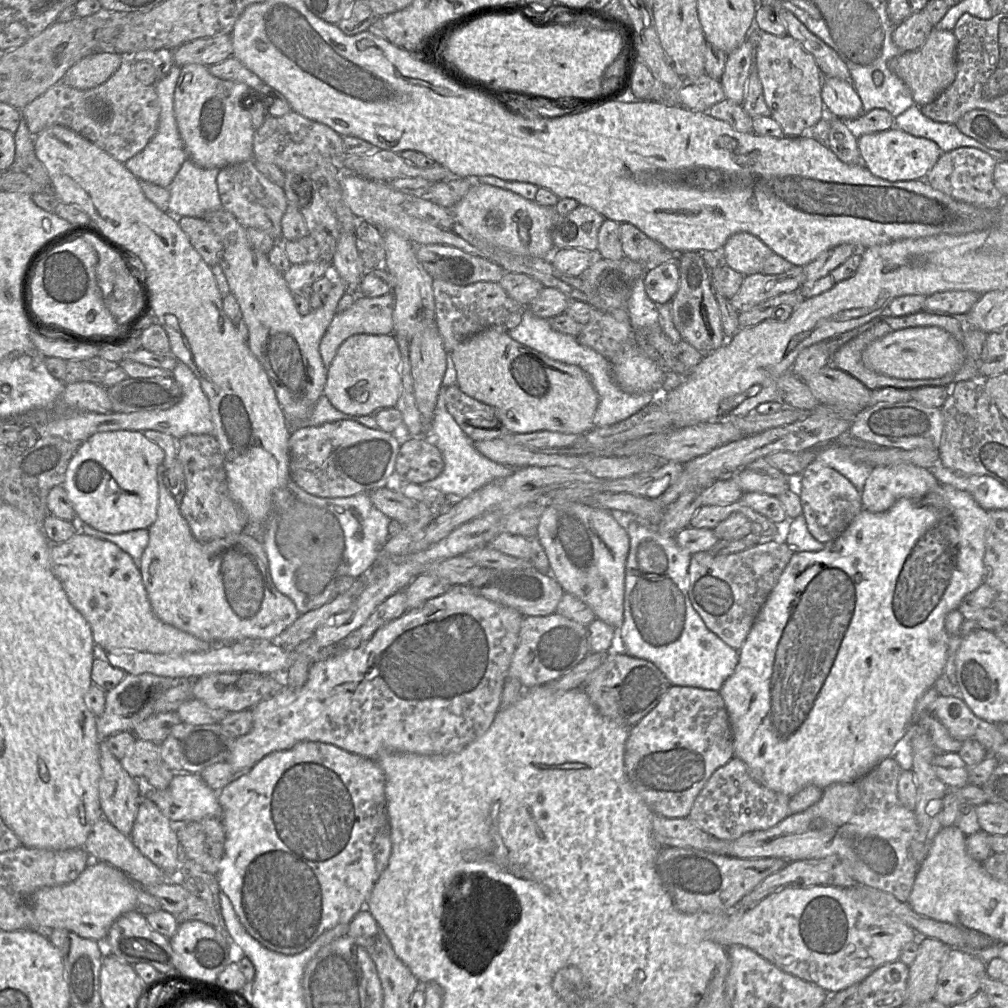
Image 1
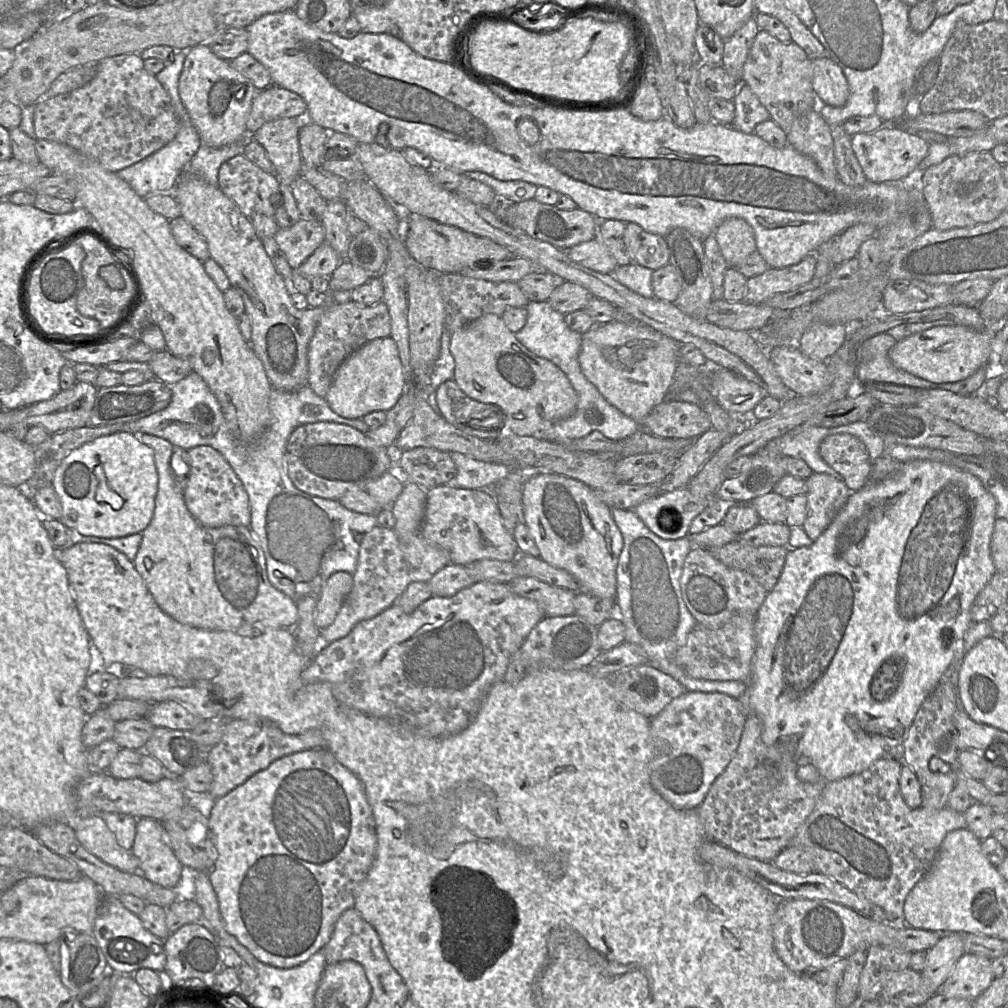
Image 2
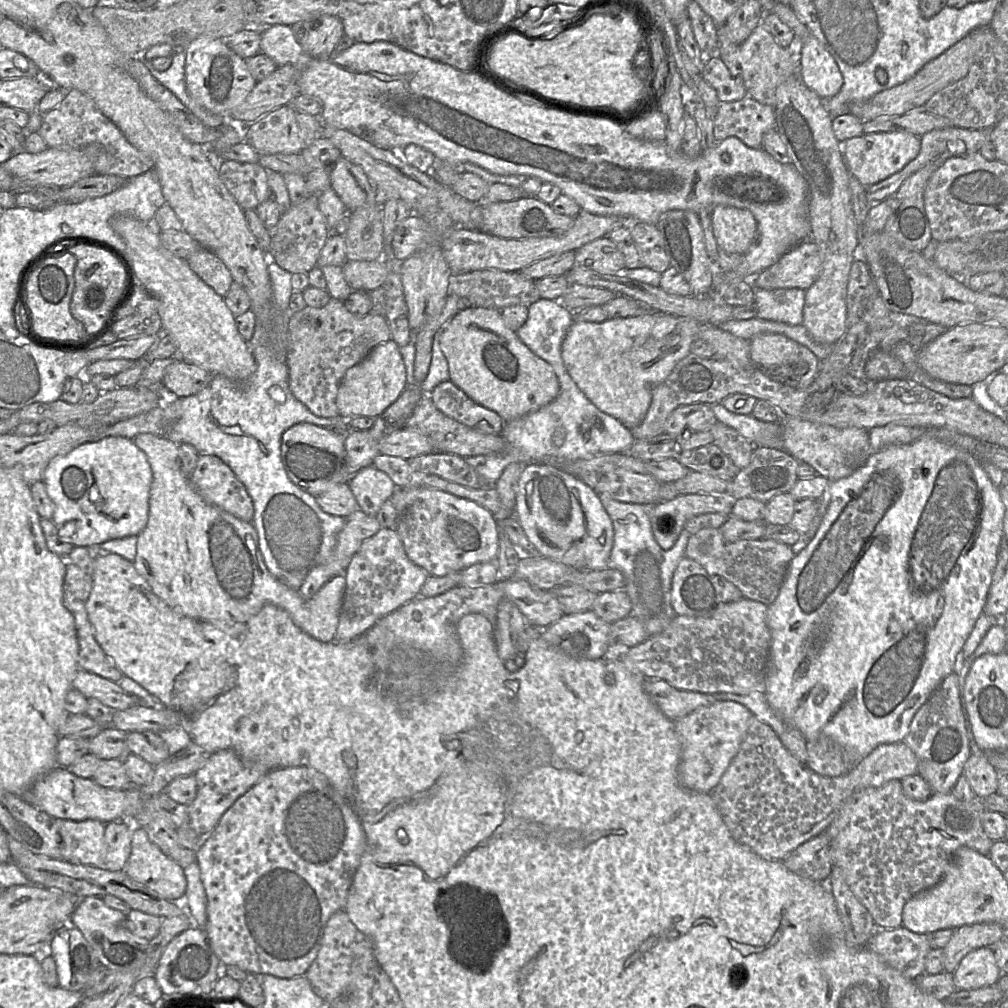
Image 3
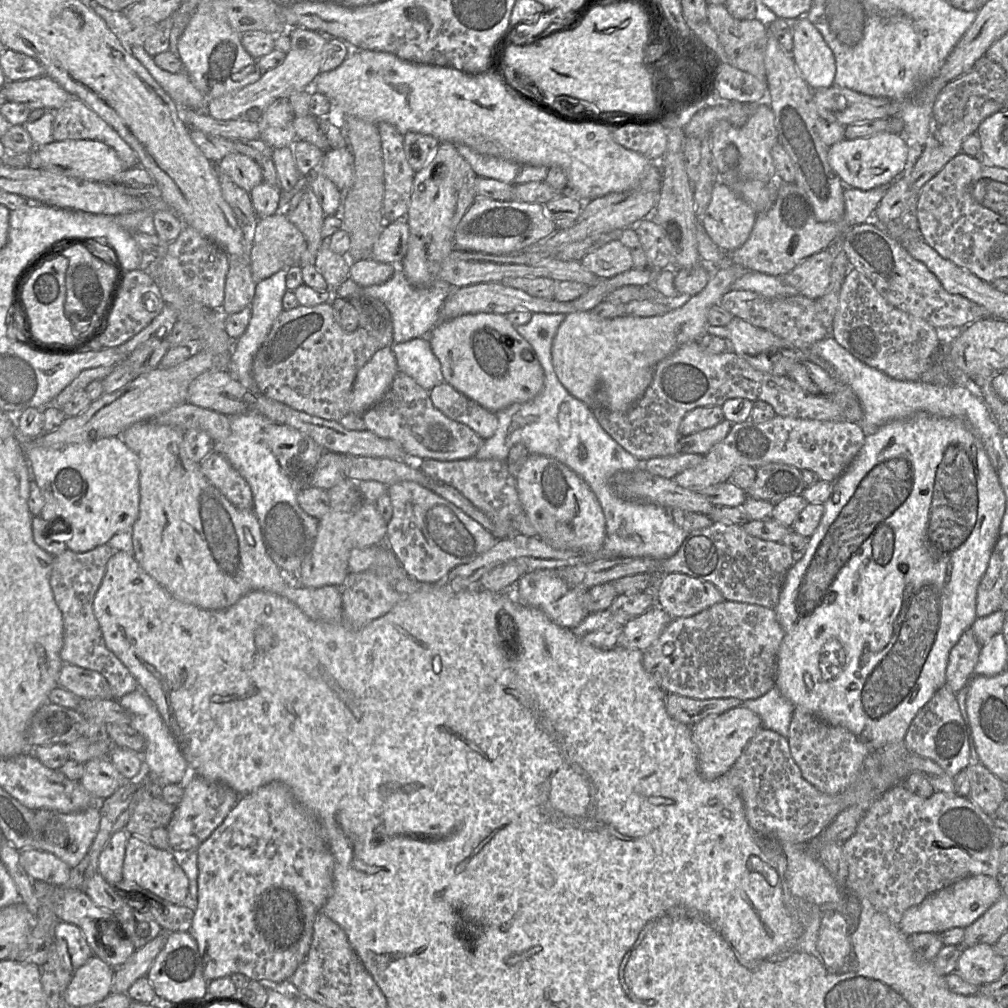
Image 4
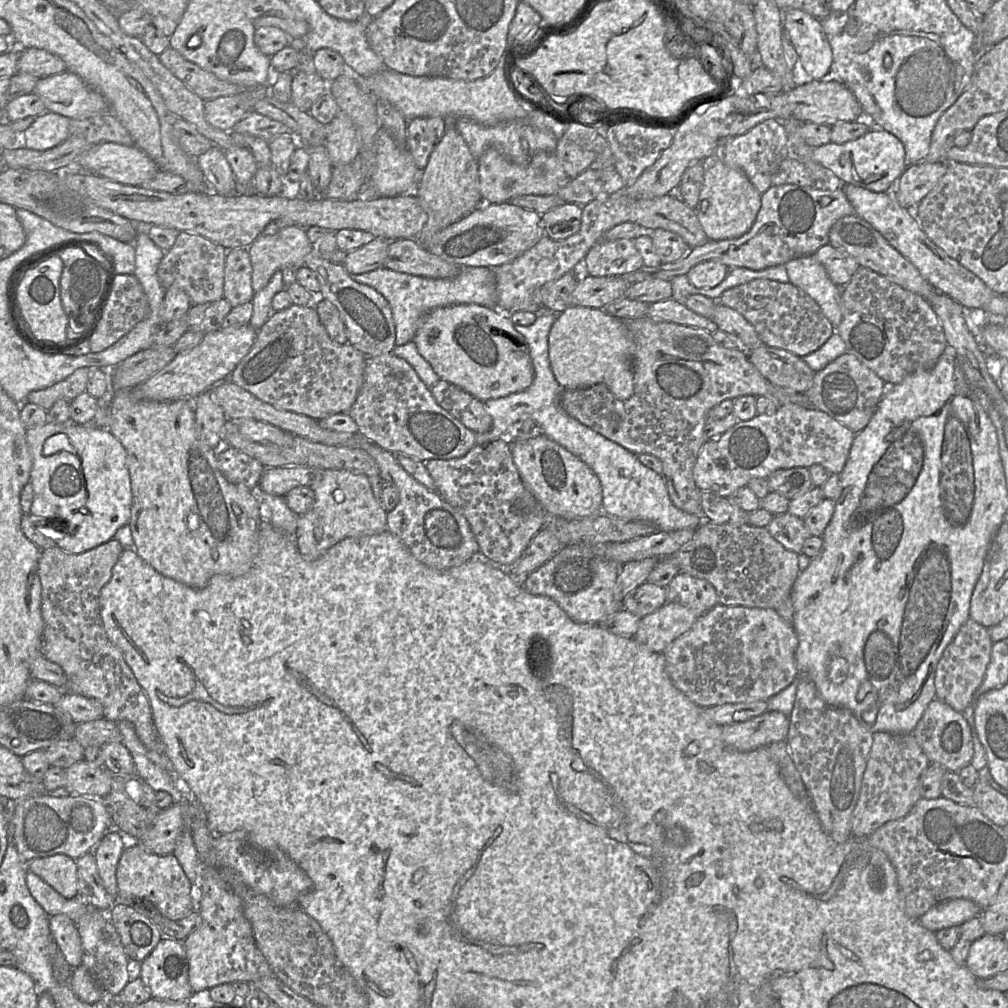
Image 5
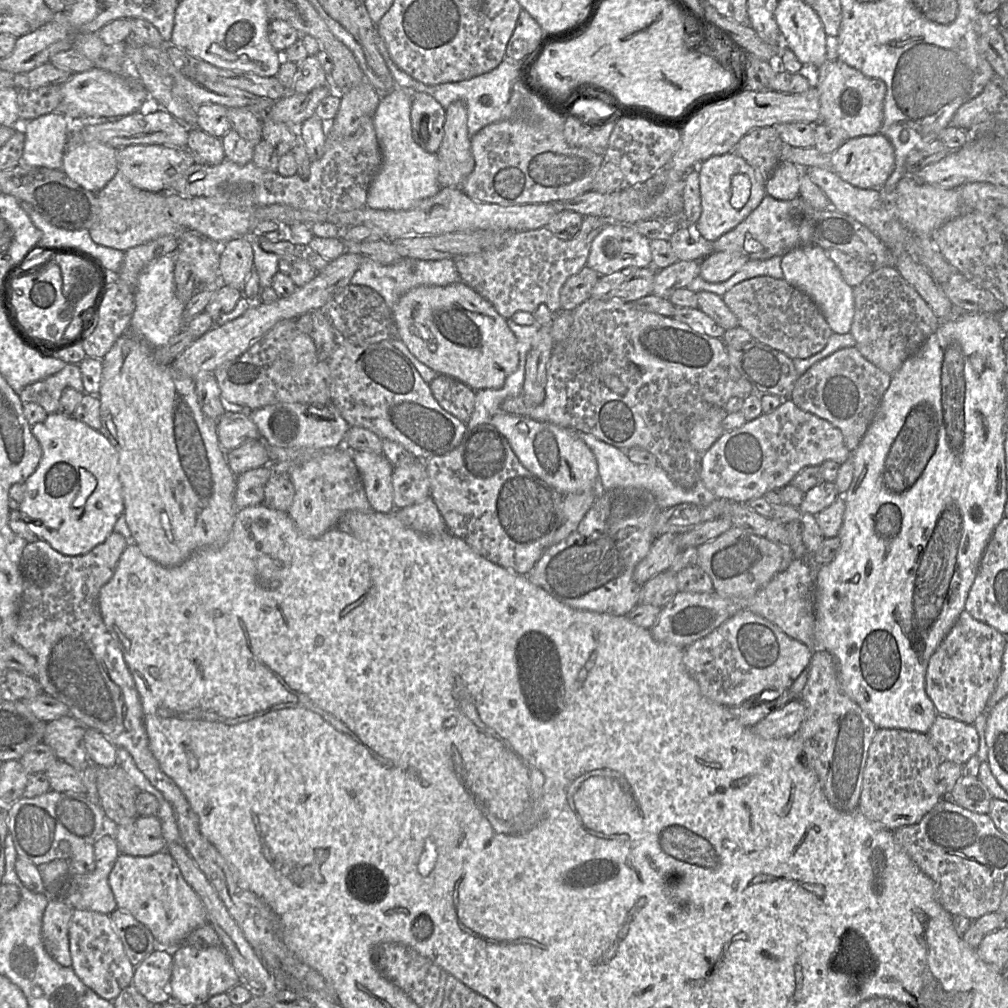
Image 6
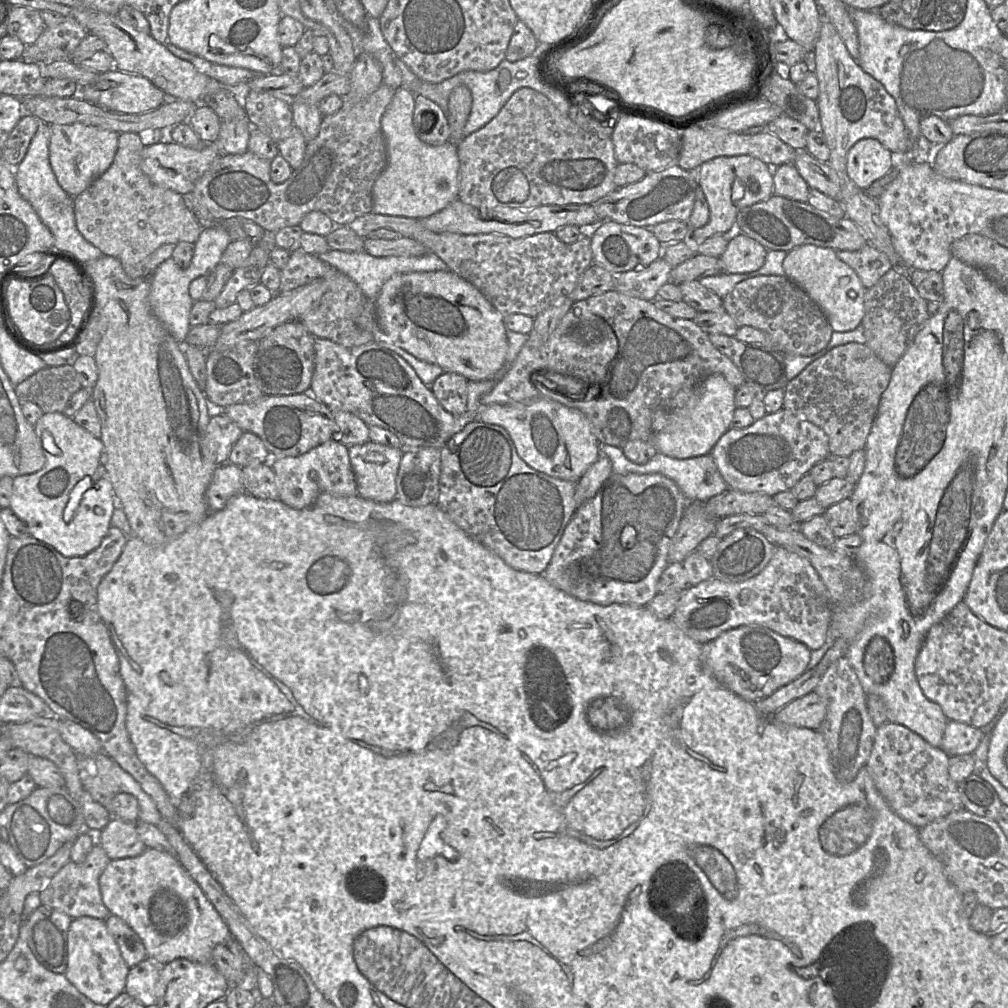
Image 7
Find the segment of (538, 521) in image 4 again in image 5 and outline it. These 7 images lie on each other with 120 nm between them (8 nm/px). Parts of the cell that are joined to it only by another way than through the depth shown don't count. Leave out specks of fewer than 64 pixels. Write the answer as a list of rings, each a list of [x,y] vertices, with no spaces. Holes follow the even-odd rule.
[[[538,435],[510,441],[514,464],[524,486],[543,506],[549,516],[566,520],[583,519],[602,512],[602,488],[597,475],[565,448]]]

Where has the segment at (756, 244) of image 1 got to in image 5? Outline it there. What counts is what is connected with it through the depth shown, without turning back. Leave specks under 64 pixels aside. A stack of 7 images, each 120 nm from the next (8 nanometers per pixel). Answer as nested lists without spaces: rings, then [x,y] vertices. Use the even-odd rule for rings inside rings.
[[[719,160],[709,162],[695,208],[707,237],[710,240],[733,239],[749,231],[760,210],[761,196],[740,169],[726,166]]]

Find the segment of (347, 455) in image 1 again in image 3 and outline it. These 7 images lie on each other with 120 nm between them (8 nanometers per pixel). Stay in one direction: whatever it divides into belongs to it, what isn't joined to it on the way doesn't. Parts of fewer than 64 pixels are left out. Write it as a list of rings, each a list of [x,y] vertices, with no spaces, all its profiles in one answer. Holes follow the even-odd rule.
[[[307,423],[288,428],[281,437],[281,461],[289,479],[305,492],[318,496],[333,486],[348,483],[345,435],[335,430]]]

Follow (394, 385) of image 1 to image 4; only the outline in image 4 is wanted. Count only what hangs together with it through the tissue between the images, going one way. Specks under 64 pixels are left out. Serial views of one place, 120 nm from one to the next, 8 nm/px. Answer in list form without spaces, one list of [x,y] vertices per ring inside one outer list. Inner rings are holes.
[[[392,346],[378,349],[355,377],[350,395],[349,414],[362,415],[378,403],[398,371]]]

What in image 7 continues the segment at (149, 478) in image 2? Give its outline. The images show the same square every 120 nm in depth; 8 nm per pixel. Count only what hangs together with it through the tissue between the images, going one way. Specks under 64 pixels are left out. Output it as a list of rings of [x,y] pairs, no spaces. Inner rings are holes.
[[[63,412],[44,413],[34,425],[37,437],[41,442],[46,458],[44,467],[31,474],[13,477],[13,492],[10,498],[10,509],[25,524],[29,534],[56,549],[65,557],[84,556],[99,546],[111,527],[110,520],[115,509],[113,497],[116,495],[106,469],[100,464],[103,443],[90,432],[78,425],[72,417]],[[85,476],[92,478],[93,487],[82,496],[81,502],[68,522],[63,519],[63,512],[74,486]]]

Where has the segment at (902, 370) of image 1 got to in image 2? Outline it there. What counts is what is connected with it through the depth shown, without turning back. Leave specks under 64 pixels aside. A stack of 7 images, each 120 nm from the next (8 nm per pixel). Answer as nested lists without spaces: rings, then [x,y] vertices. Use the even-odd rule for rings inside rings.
[[[961,325],[938,326],[913,334],[889,351],[889,358],[899,369],[932,383],[964,380],[986,365],[992,353],[995,327],[973,330]]]

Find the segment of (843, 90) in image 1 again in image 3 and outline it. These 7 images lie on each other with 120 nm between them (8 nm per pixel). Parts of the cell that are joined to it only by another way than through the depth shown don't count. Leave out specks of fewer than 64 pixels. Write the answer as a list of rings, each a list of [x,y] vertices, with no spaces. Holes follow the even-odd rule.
[[[813,36],[795,44],[798,75],[803,83],[824,100],[835,96],[843,85],[842,73],[832,55]]]

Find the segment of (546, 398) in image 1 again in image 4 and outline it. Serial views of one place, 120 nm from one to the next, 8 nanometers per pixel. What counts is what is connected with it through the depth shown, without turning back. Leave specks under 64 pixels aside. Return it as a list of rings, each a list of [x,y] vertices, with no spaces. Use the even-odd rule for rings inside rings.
[[[485,312],[463,314],[439,322],[428,338],[432,352],[440,362],[444,382],[490,411],[497,412],[512,404],[530,401],[543,389],[544,370],[535,351],[506,315]]]

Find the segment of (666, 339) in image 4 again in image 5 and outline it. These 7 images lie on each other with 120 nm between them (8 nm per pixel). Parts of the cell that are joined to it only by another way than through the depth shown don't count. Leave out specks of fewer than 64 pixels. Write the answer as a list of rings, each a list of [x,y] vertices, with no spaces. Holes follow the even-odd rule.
[[[569,306],[556,316],[549,336],[548,355],[557,383],[567,390],[583,389],[601,383],[619,400],[627,400],[634,393],[632,369],[633,340],[624,320],[614,317],[602,308]]]

